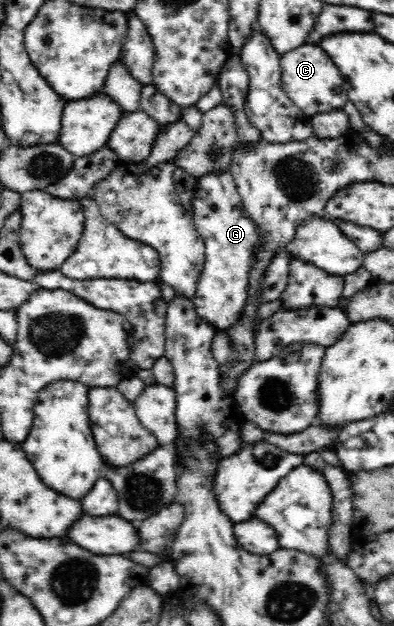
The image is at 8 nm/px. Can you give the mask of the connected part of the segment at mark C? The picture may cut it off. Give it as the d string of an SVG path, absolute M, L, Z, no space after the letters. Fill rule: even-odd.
M318 44L299 46L280 56L281 83L285 93L295 106L300 107L308 117L319 115L334 109L343 109L350 101L345 90L343 74Z

